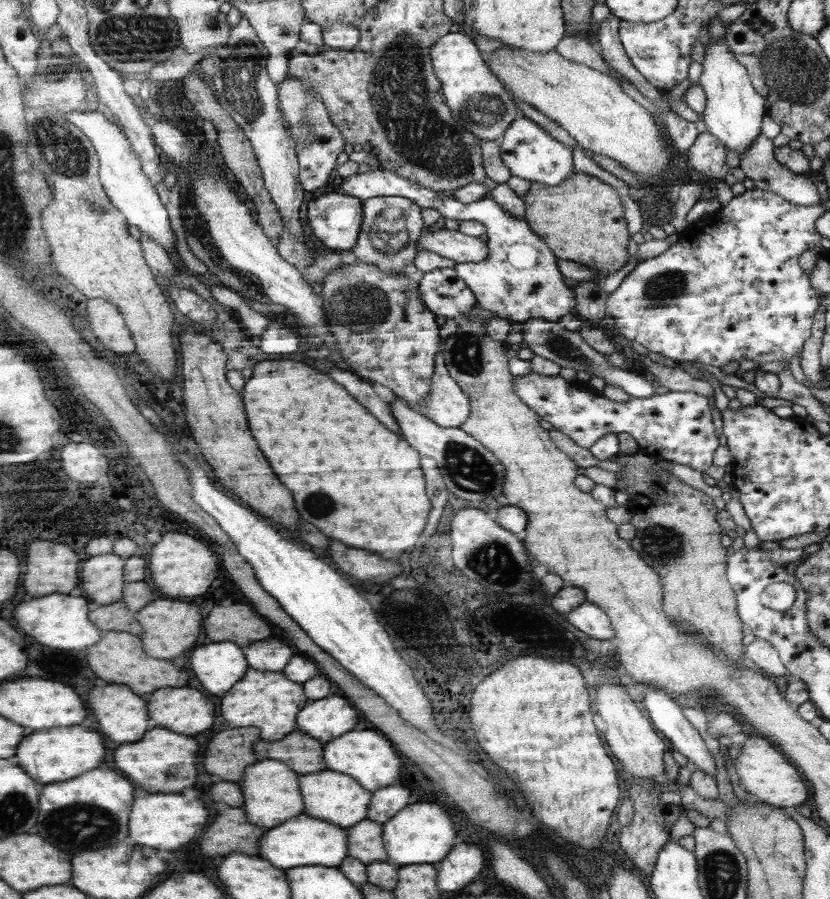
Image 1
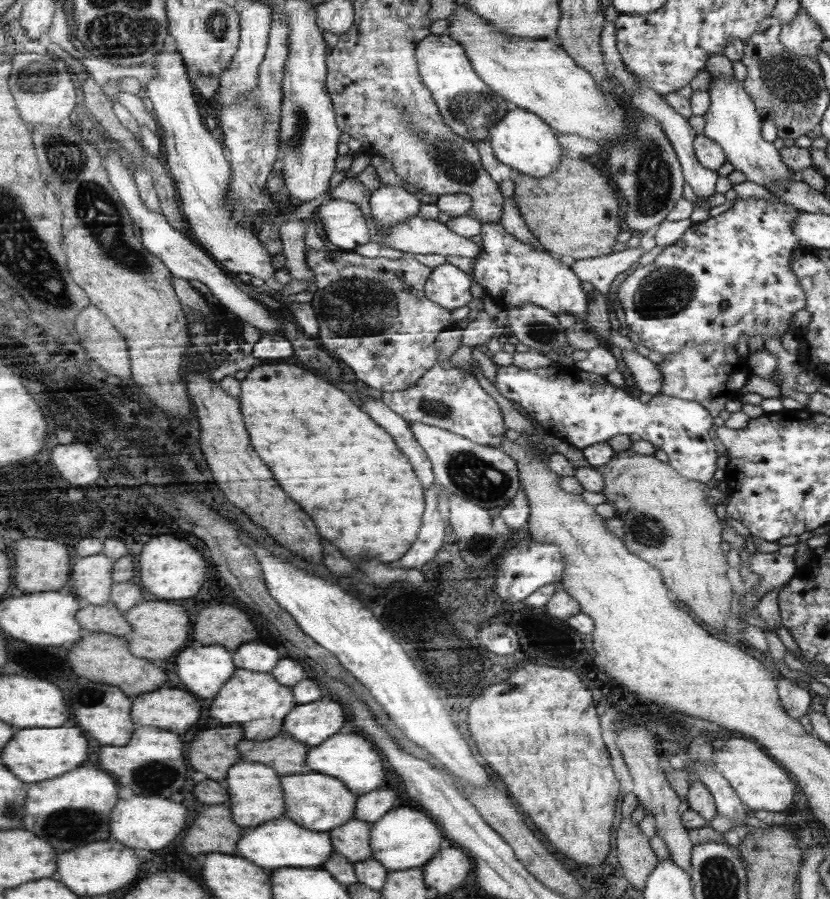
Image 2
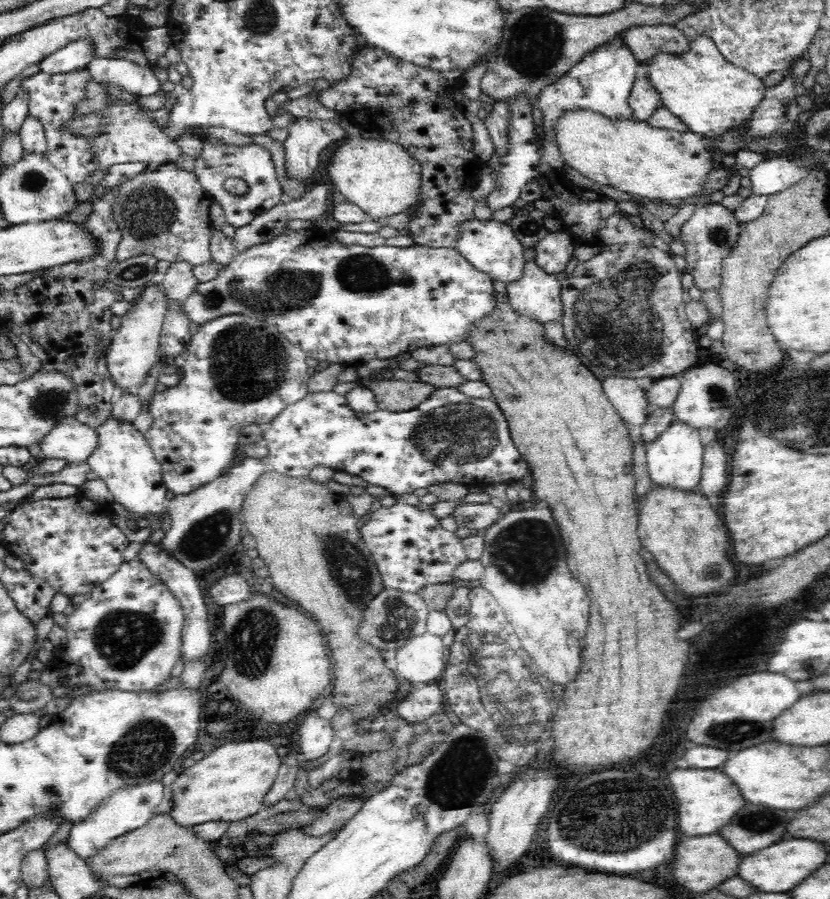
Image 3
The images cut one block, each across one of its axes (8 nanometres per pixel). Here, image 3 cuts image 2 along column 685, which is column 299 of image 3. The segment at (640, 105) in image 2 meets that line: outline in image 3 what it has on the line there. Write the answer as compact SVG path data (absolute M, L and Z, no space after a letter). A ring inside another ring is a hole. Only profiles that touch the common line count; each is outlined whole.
M296 117L286 126L286 129L288 134L283 143L286 150L286 173L288 178L304 184L314 174L314 170L319 163L320 152L330 143L336 142L347 135L338 123L316 118Z

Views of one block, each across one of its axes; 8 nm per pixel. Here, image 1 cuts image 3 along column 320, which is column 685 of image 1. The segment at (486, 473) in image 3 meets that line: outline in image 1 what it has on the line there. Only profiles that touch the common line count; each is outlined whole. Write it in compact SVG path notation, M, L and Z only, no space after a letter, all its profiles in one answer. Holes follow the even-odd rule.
M532 371L530 374L515 377L515 392L537 413L542 420L550 422L554 429L560 430L569 436L582 448L590 448L597 440L600 440L608 433L630 434L638 443L639 450L653 458L684 464L704 473L713 465L713 456L718 448L718 436L716 428L712 424L710 416L710 402L706 396L696 394L696 392L667 392L665 394L655 394L650 398L631 398L622 403L612 401L603 394L594 392L587 382L576 381L567 382L560 375L541 375Z

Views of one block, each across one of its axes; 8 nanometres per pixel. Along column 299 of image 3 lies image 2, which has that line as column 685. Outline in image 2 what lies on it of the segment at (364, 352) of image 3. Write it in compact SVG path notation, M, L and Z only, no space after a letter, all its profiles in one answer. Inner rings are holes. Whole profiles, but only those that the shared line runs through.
M737 198L734 205L720 215L710 217L704 222L693 223L676 244L665 247L654 259L654 262L638 267L619 285L618 300L620 300L624 310L624 322L629 330L638 335L639 340L646 348L665 355L682 351L684 347L708 342L724 343L724 345L732 345L732 347L738 348L742 333L747 334L748 340L751 340L751 342L754 341L753 338L757 334L762 335L764 342L767 338L783 336L786 332L780 332L780 330L786 330L786 326L790 326L792 314L808 306L805 289L800 284L799 277L796 276L793 269L792 260L790 260L790 254L794 252L794 246L796 246L795 224L799 220L800 214L803 214L802 210L784 202L774 204L774 202L764 200L764 198Z

